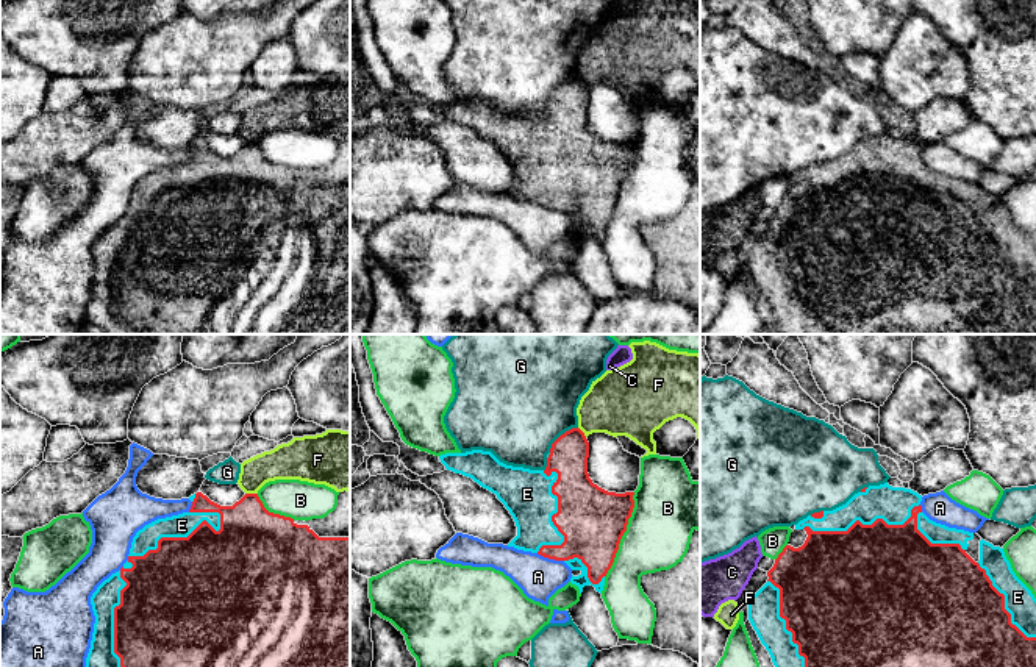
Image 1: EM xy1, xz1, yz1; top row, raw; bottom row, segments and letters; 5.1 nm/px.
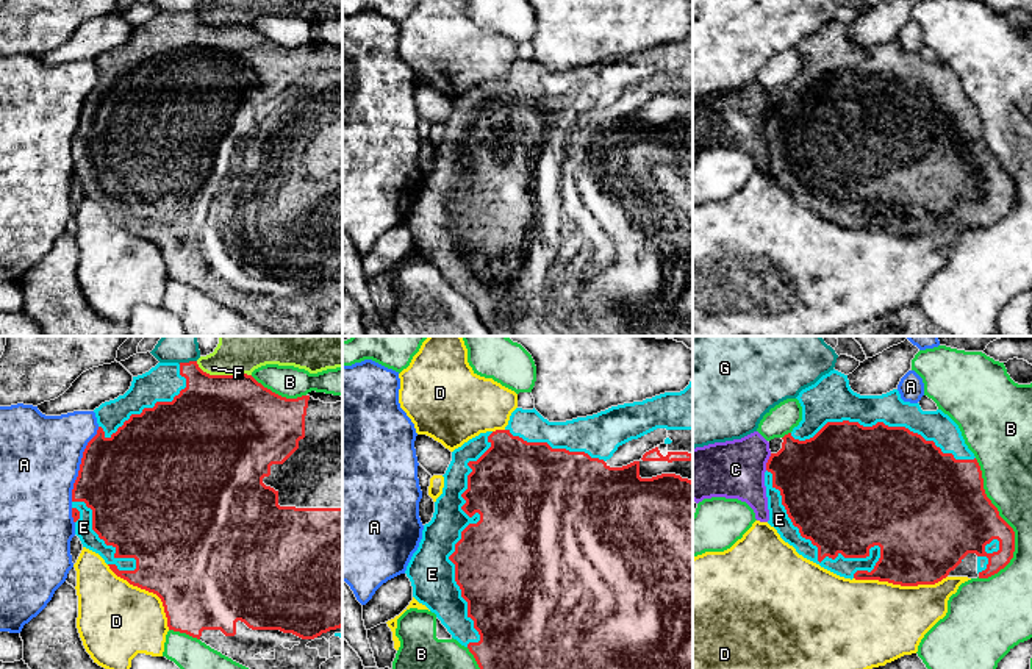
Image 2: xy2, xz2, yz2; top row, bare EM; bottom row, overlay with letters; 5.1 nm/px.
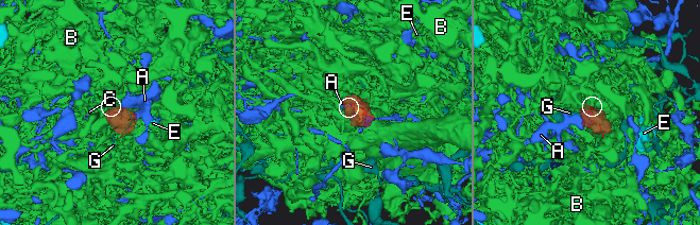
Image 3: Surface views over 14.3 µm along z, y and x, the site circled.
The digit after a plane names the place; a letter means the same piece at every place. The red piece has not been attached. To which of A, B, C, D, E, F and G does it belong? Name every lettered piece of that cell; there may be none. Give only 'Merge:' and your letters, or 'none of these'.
Merge: E

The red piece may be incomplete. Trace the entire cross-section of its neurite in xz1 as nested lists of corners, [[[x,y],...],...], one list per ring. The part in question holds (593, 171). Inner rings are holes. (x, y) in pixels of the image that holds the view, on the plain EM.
[[[580,78],[566,81],[552,94],[544,120],[506,116],[483,100],[439,106],[447,120],[472,128],[505,155],[517,177],[517,186],[508,197],[564,211],[572,220],[581,222],[570,228],[580,244],[589,234],[602,244],[634,158],[634,142],[616,144],[594,134],[588,123],[588,108],[589,92]]]

